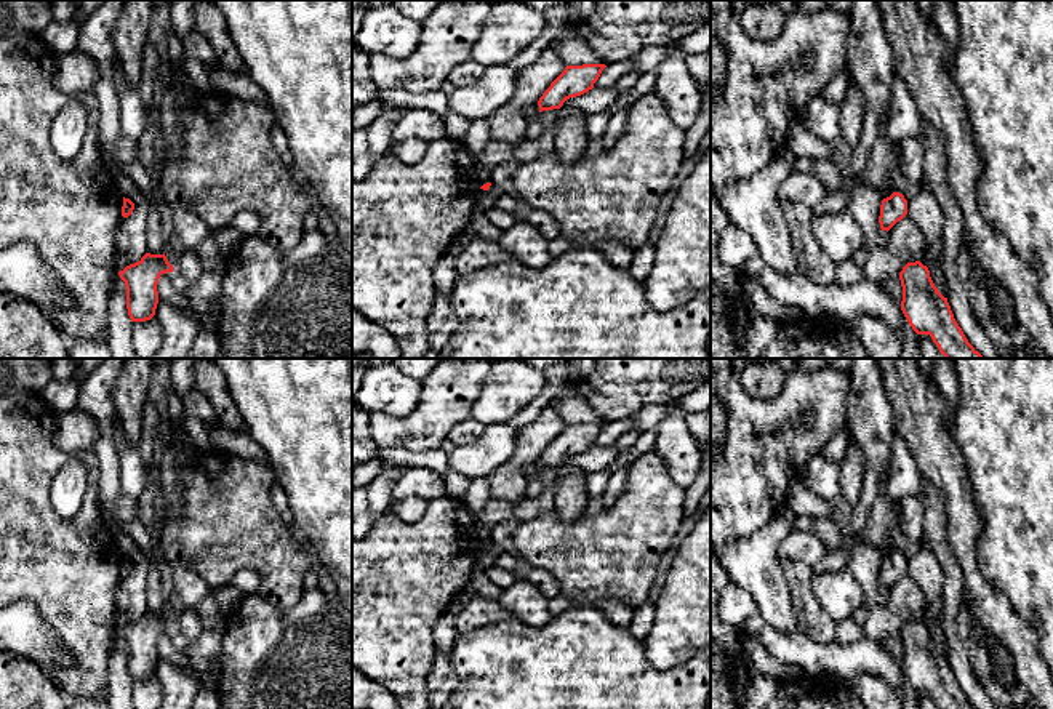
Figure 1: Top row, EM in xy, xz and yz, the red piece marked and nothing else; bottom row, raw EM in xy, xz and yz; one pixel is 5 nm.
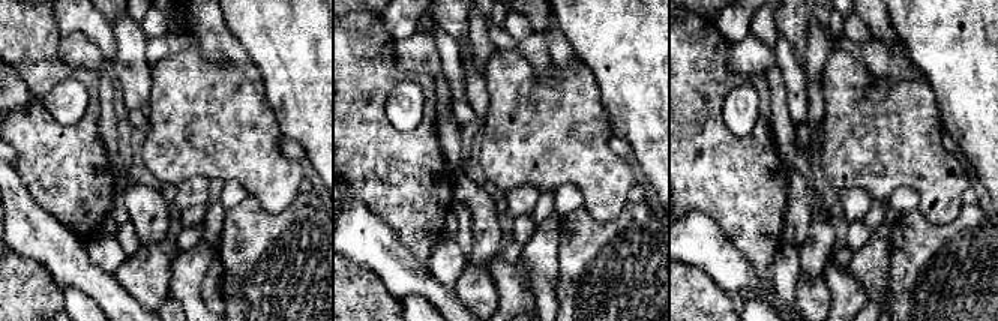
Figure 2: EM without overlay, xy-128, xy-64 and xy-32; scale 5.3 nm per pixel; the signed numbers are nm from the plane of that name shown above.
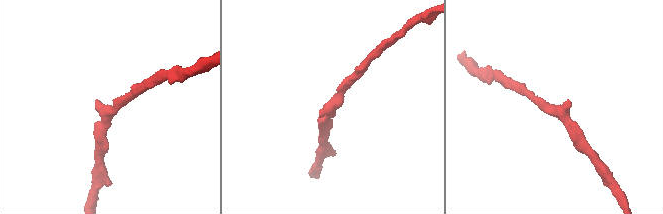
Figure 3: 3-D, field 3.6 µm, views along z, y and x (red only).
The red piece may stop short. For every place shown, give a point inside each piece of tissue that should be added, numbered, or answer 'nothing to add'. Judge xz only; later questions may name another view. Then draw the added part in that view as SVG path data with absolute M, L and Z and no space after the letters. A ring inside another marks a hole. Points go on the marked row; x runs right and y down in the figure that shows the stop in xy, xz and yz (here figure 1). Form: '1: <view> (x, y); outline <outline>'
nothing to add

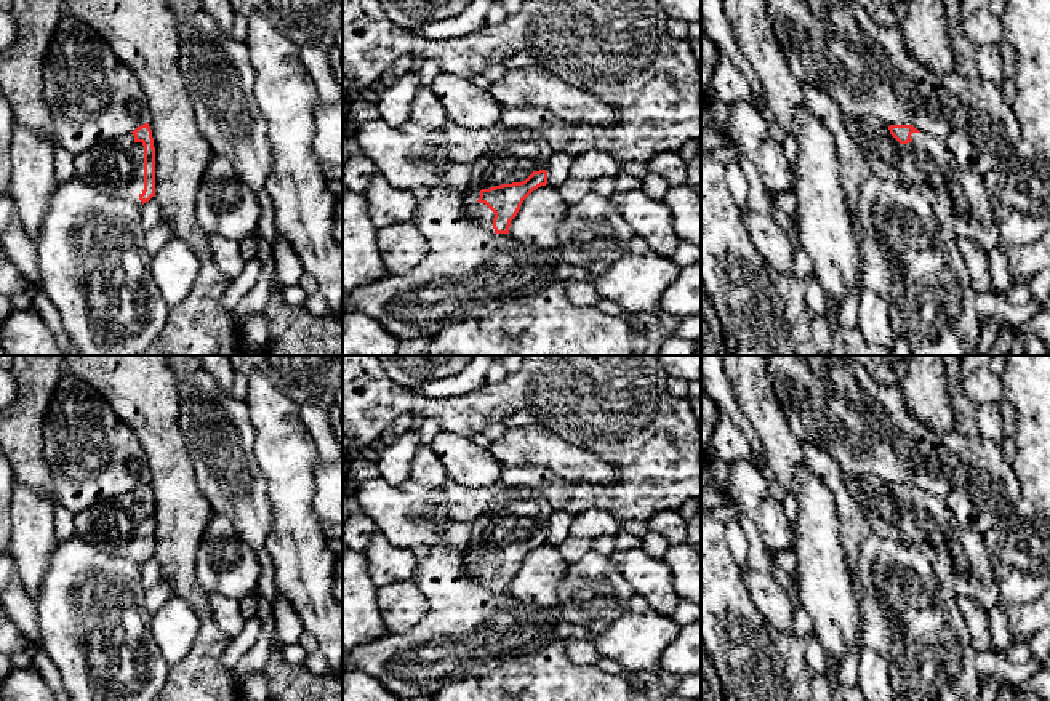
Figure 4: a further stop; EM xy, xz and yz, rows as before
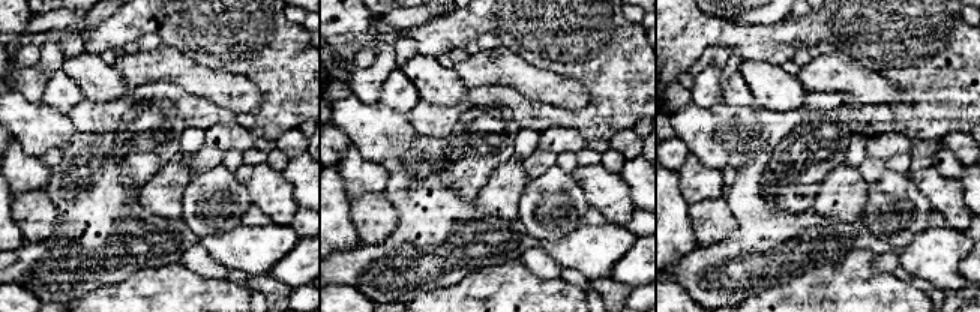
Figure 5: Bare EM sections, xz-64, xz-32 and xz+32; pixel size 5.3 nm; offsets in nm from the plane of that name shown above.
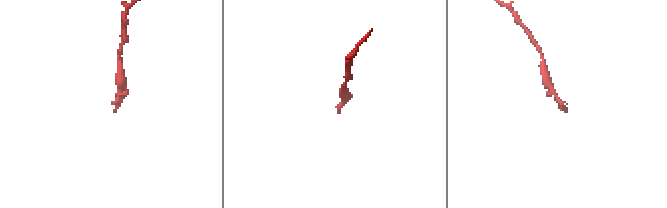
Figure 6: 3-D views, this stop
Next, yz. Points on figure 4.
1: yz (959, 202); outline M880 122L856 123L871 173L914 189L932 206L941 229L973 238L988 253L1002 243L983 174L962 170L949 149L928 133L900 144Z

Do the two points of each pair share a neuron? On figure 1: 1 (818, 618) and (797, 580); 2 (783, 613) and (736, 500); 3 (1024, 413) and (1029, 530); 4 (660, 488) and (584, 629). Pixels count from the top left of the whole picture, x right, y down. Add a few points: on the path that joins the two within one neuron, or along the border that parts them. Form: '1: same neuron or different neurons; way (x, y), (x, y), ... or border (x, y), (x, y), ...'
1: same neuron; way (808, 608), (800, 589)
2: different neurons; border (780, 512), (727, 548)
3: same neuron; way (1029, 442), (1029, 501)
4: different neurons; border (572, 604), (592, 605)

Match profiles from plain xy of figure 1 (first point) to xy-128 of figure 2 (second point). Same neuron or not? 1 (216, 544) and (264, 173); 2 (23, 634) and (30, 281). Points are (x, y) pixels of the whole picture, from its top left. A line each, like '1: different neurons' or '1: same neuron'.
1: same neuron
2: different neurons

